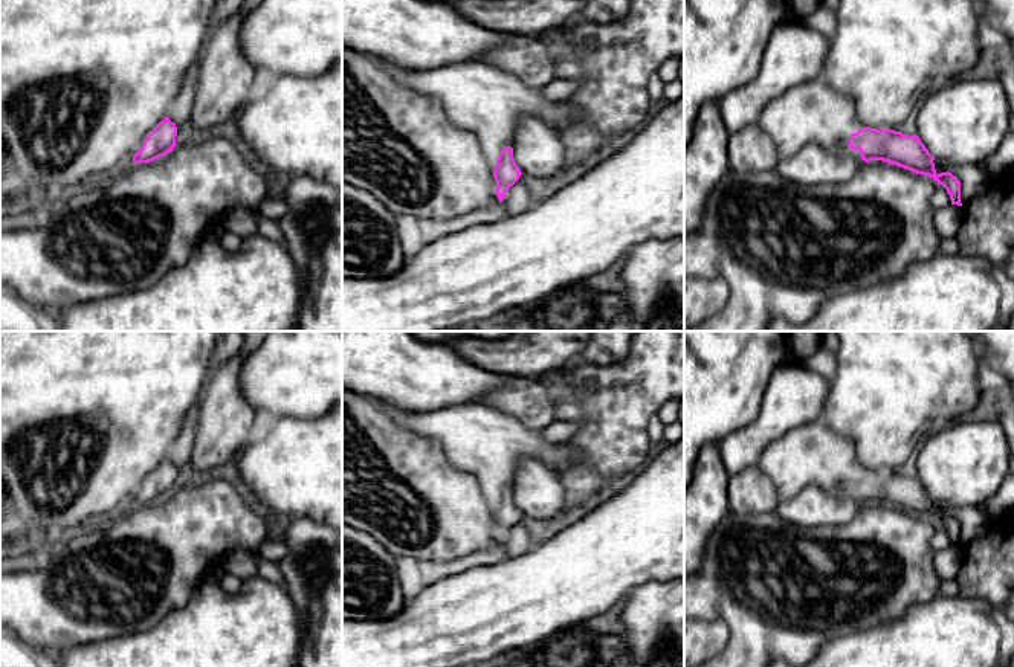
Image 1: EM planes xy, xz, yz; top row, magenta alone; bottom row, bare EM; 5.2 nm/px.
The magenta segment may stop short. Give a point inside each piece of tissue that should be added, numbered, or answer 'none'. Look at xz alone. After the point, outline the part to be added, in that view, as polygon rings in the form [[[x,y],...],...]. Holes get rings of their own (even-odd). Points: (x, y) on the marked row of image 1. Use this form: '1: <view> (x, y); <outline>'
1: xz (475, 96); [[[385,60],[379,64],[399,84],[438,101],[450,124],[472,131],[493,160],[504,147],[512,147],[521,116],[534,114],[554,130],[582,116],[567,99],[547,101],[542,89],[483,61],[429,70],[409,70]]]

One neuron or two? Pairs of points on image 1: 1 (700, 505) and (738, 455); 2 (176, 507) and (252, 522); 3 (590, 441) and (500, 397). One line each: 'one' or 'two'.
1: two
2: one
3: two

